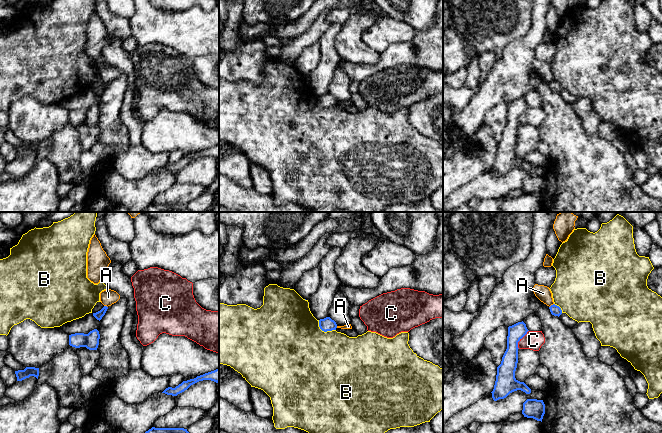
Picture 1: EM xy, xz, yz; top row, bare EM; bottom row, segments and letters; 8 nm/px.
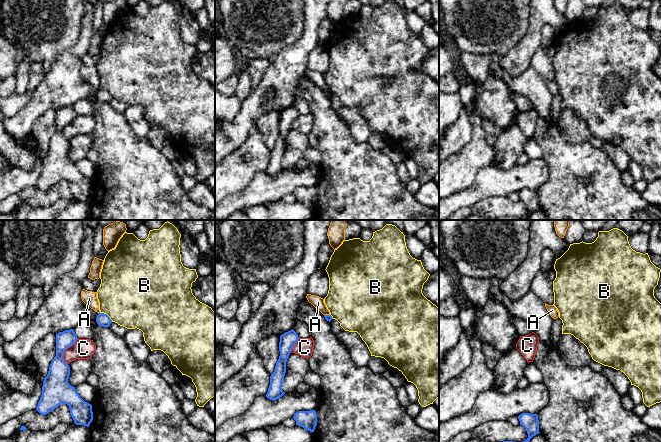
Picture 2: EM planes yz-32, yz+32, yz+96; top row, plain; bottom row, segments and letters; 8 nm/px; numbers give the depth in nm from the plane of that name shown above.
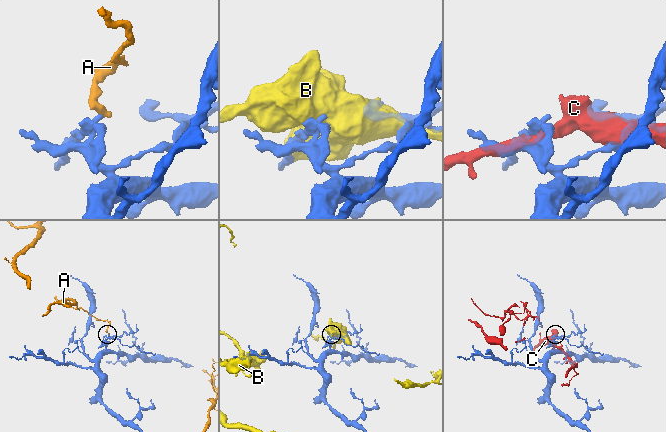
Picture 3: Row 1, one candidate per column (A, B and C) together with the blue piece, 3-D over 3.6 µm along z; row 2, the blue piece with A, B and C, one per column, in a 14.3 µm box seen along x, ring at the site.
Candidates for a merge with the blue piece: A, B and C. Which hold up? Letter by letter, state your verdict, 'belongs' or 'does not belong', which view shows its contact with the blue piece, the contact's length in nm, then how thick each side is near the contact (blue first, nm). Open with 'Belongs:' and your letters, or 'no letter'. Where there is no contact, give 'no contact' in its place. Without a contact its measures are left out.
Belongs: no letter
A: does not belong | yz | 50 nm | 90/120 nm
B: does not belong | xz | 170 nm | 110/500 nm
C: does not belong | yz | 170 nm | 130/160 nm

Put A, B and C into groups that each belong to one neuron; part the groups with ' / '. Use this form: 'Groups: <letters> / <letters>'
Groups: A / B / C

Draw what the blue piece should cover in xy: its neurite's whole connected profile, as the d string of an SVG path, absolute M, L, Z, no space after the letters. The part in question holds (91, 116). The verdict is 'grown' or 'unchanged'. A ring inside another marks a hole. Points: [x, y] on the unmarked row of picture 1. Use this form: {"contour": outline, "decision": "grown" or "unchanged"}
{"contour": "M94 105L88 110L75 109L69 111L69 121L75 124L86 123L89 126L97 126L99 115L99 107Z", "decision": "unchanged"}

